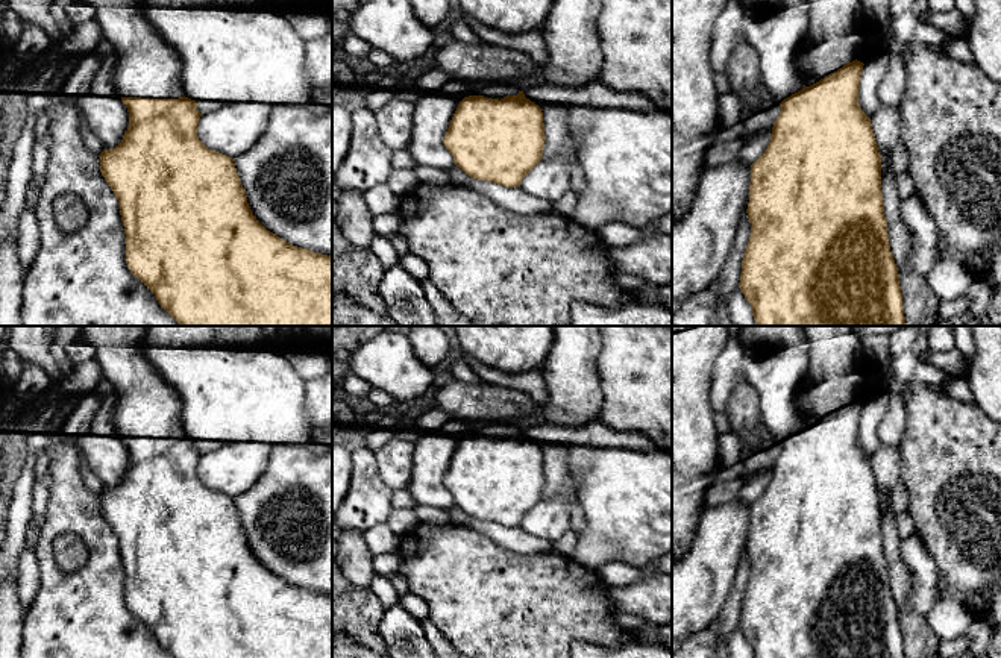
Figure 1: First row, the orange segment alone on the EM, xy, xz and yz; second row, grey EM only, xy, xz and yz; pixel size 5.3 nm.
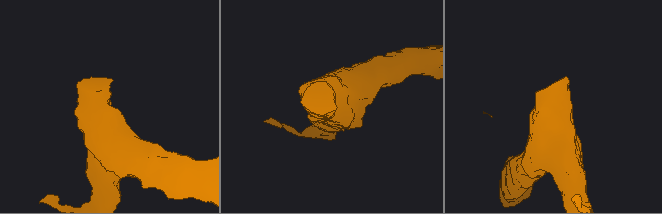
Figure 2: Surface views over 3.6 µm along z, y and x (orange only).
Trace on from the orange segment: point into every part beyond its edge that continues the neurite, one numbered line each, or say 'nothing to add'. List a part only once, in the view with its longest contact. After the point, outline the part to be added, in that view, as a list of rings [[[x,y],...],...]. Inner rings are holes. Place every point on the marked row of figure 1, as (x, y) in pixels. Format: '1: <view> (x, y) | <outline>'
1: xy (146, 67) | [[[96,0],[94,20],[115,50],[117,97],[184,97],[177,53],[168,47],[143,12],[144,0]]]

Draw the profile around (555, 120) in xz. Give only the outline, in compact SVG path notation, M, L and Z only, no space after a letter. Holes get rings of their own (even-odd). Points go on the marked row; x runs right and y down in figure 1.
M548 106L543 114L544 147L541 159L552 159L567 150L567 120L564 111Z

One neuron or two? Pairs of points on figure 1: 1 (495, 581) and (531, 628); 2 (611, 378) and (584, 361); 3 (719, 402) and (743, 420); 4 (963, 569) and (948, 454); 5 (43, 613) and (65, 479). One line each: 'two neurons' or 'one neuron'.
1: one neuron
2: two neurons
3: two neurons
4: one neuron
5: one neuron

